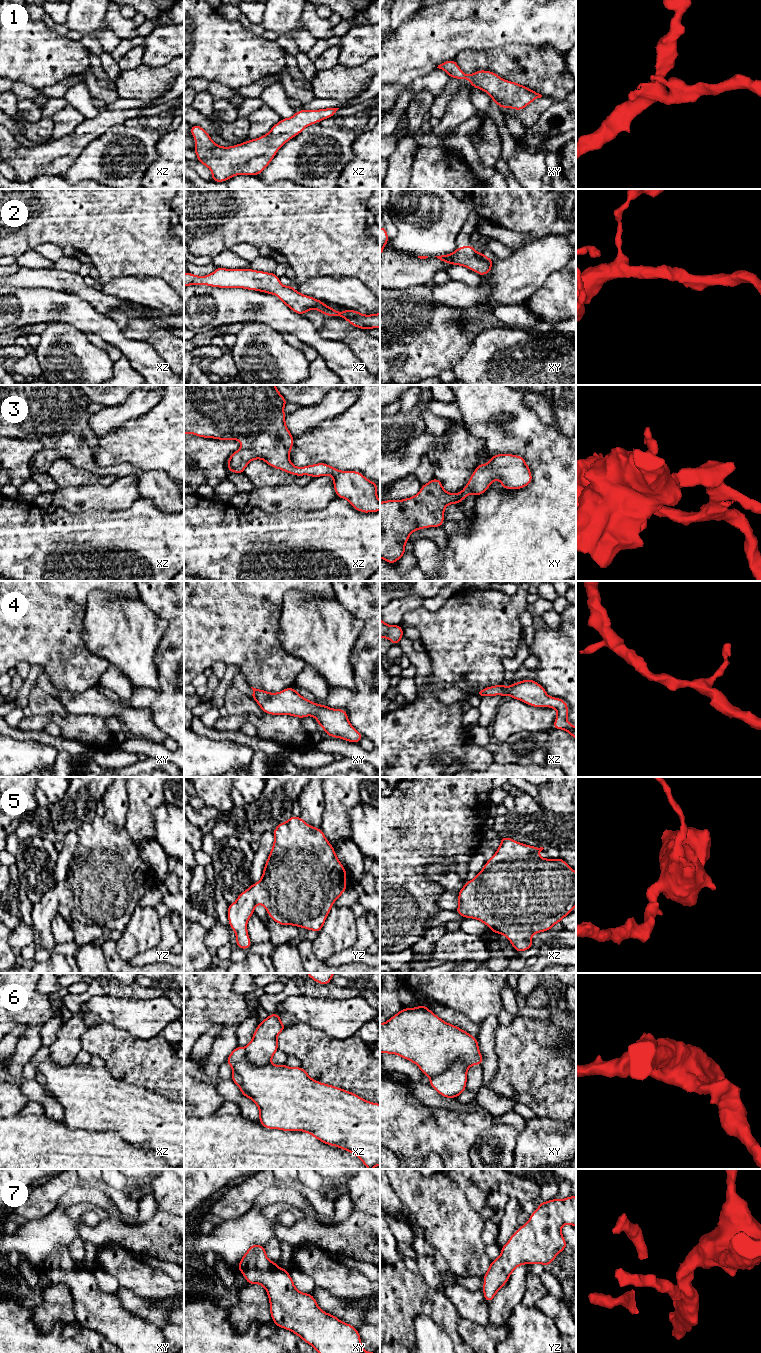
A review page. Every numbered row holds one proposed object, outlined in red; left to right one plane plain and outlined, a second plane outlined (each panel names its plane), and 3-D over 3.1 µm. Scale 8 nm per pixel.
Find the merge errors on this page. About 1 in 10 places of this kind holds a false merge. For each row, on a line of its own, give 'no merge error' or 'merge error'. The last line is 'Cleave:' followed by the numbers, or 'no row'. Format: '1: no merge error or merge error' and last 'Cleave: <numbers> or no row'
1: no merge error
2: no merge error
3: no merge error
4: no merge error
5: no merge error
6: no merge error
7: no merge error
Cleave: no row

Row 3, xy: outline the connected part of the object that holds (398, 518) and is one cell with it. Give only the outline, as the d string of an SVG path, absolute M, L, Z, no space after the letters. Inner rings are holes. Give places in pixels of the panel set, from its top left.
M497 454L491 456L487 464L479 464L467 485L457 494L446 492L441 481L433 478L429 483L423 484L418 494L411 498L380 502L380 558L394 564L406 553L405 544L412 532L428 527L442 527L447 505L459 504L471 493L476 496L485 493L494 480L500 480L502 488L521 489L532 482L532 474L523 457Z

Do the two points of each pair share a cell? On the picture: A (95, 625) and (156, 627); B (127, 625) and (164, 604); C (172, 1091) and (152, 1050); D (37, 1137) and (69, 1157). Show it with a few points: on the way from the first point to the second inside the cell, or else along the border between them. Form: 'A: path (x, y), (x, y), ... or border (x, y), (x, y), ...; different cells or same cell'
A: path (110, 625), (117, 627), (141, 627); same cell
B: border (139, 595), (150, 609), (167, 621), (168, 628); different cells
C: path (172, 1081), (153, 1060); same cell
D: path (45, 1145), (57, 1157), (61, 1157); same cell

